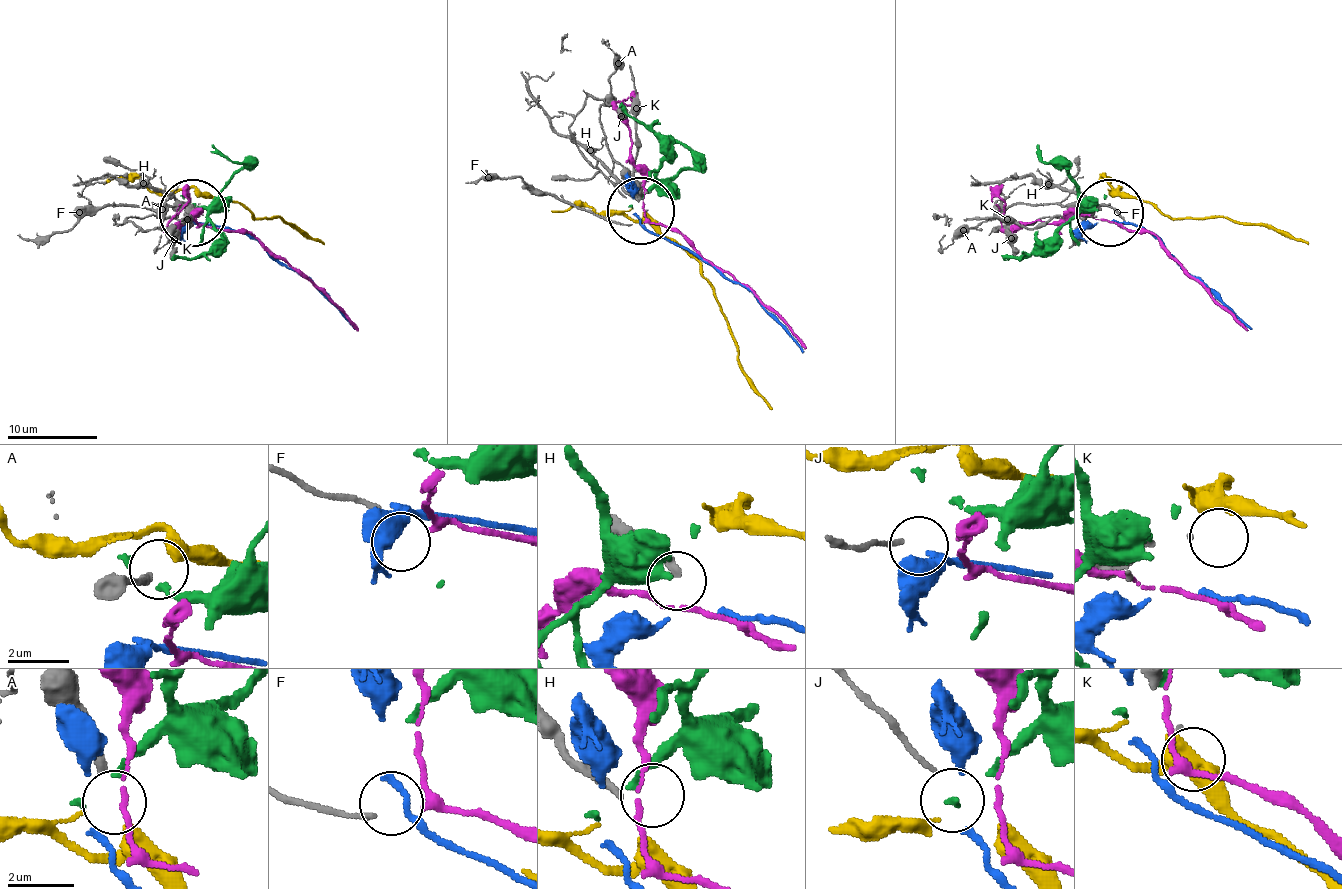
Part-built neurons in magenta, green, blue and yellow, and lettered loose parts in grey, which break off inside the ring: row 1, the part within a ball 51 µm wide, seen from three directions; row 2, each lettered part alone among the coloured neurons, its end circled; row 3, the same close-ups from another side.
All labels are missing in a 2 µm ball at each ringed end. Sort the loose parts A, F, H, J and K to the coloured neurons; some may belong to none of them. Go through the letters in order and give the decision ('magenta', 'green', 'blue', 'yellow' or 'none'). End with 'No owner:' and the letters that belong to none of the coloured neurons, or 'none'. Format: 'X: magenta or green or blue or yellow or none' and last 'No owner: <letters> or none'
A: yellow
F: magenta
H: none
J: blue
K: none
No owner: H, K

